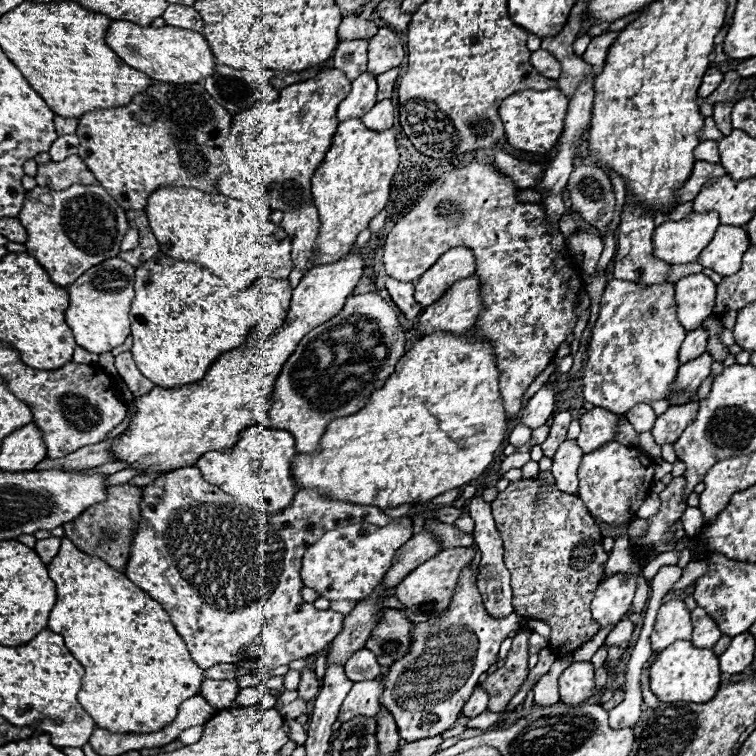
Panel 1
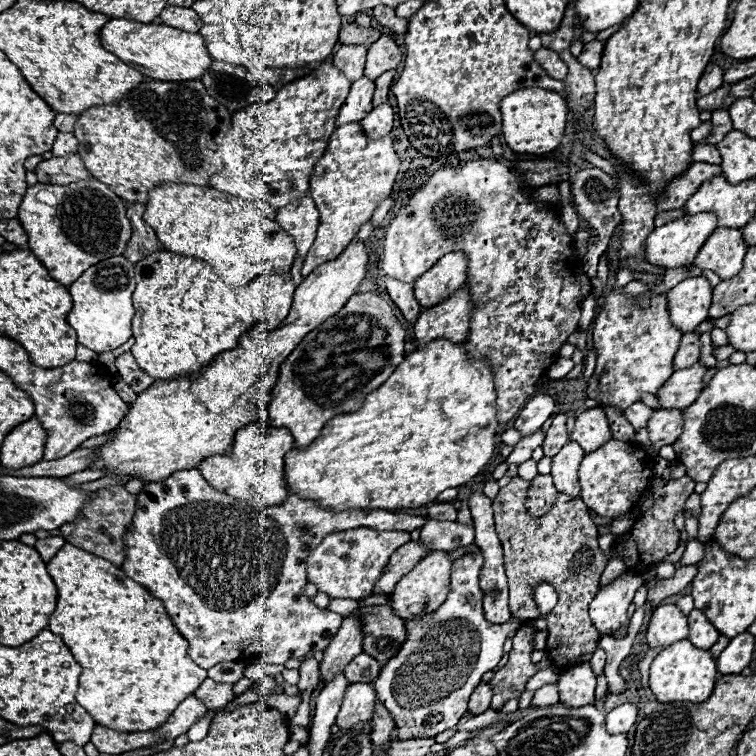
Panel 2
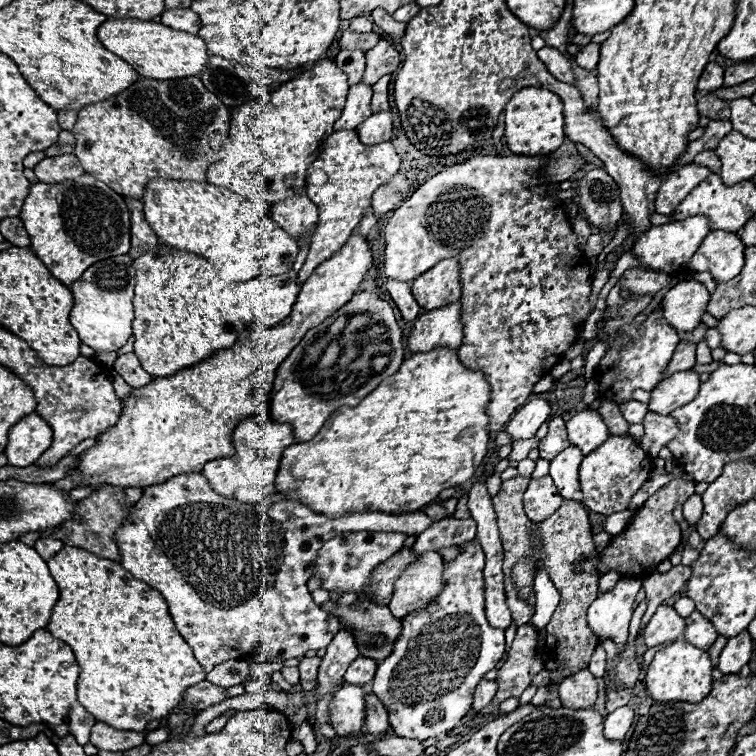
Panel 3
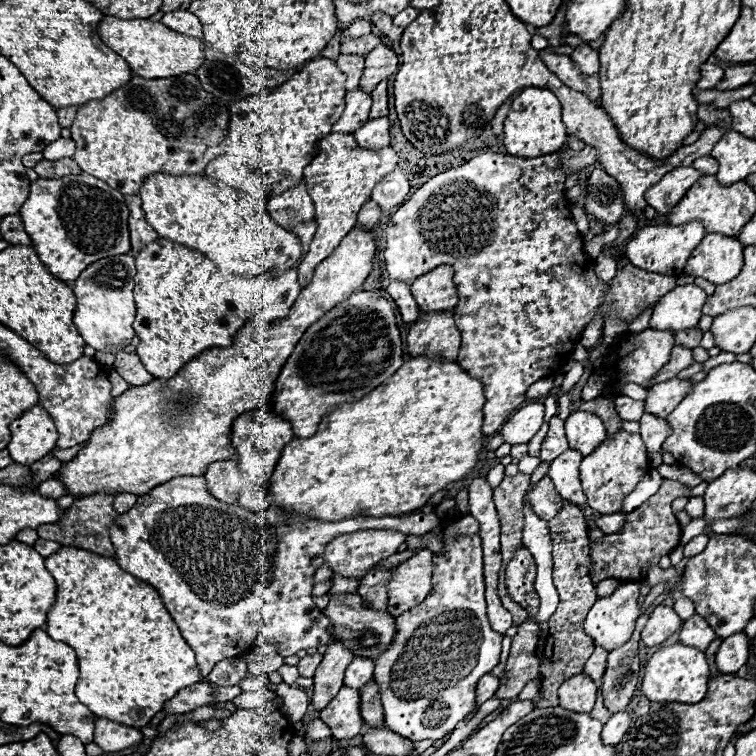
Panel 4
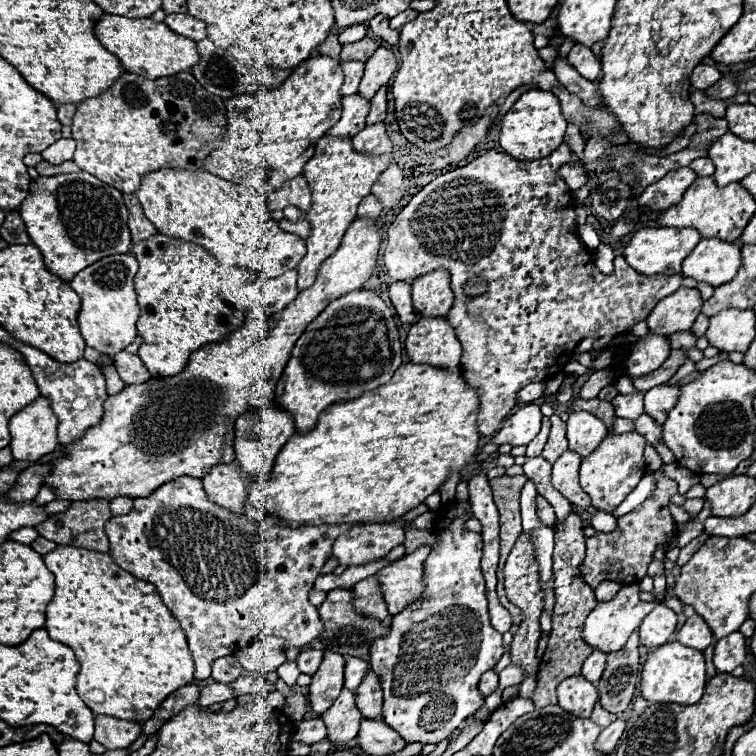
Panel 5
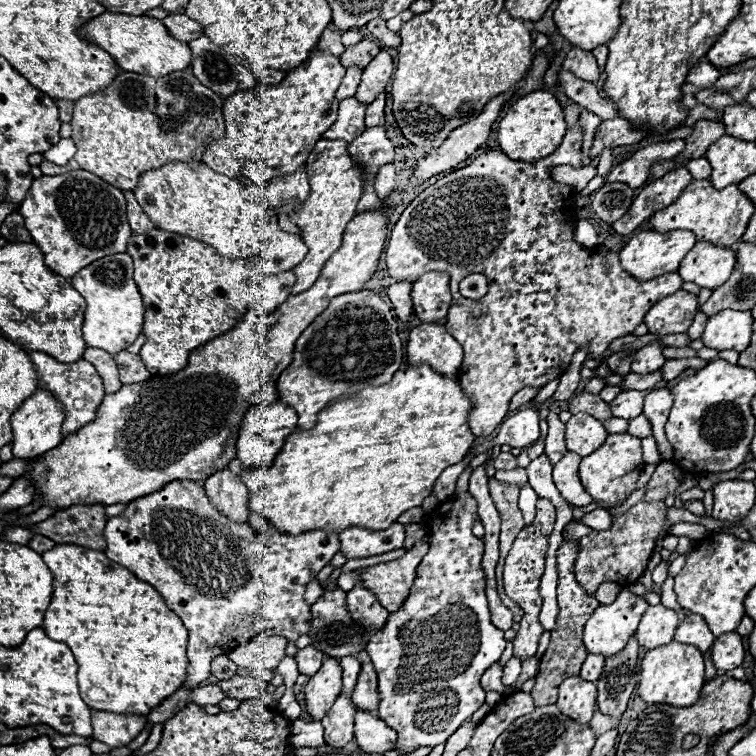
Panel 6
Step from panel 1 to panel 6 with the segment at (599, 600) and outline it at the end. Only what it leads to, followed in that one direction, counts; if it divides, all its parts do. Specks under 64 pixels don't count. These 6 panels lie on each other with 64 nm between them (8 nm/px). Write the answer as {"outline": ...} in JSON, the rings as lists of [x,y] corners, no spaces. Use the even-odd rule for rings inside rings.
{"outline":[[[624,588],[612,604],[600,604],[584,626],[584,646],[588,648],[588,652],[602,656],[614,656],[616,652],[622,652],[628,638],[636,632],[638,622],[648,606],[650,604],[644,598],[638,598],[628,588]]]}

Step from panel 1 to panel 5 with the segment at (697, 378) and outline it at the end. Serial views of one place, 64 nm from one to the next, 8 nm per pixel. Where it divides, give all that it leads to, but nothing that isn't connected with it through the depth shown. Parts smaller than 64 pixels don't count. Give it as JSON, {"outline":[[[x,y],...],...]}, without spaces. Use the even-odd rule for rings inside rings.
{"outline":[[[662,384],[662,386],[654,386],[644,394],[644,408],[646,414],[652,416],[656,422],[664,422],[670,408],[674,408],[676,400],[680,396],[680,386],[670,386],[670,384]]]}

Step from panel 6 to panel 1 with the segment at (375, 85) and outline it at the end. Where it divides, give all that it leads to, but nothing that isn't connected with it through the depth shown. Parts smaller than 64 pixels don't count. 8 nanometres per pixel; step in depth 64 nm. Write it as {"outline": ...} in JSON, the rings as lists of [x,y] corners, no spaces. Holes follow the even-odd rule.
{"outline":[[[382,26],[378,34],[370,38],[368,72],[378,76],[390,68],[400,66],[402,60],[404,60],[404,44],[400,36],[392,28]]]}

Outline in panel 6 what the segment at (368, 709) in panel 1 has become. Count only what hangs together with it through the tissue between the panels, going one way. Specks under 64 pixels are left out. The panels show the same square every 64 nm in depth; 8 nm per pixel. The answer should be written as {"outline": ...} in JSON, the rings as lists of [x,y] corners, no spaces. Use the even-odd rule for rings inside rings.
{"outline":[[[346,694],[338,696],[334,706],[322,718],[322,724],[326,728],[324,732],[326,744],[334,748],[342,748],[350,740],[354,740],[354,714],[356,714],[356,706],[352,704],[352,698]]]}

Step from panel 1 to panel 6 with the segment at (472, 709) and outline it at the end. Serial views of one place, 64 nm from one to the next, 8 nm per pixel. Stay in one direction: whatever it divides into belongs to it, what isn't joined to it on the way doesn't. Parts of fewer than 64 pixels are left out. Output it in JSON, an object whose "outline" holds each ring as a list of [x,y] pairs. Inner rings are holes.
{"outline":[[[494,664],[494,666],[490,666],[486,672],[484,672],[484,676],[482,676],[482,688],[484,688],[484,692],[504,692],[504,684],[502,684],[502,666],[500,664]]]}

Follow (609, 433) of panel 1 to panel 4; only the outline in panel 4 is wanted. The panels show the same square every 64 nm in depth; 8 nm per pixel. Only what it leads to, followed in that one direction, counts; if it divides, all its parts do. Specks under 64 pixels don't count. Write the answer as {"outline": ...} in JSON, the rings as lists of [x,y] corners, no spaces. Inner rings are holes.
{"outline":[[[574,412],[566,418],[566,436],[570,448],[582,452],[584,456],[592,454],[602,440],[608,438],[602,420],[592,412]]]}

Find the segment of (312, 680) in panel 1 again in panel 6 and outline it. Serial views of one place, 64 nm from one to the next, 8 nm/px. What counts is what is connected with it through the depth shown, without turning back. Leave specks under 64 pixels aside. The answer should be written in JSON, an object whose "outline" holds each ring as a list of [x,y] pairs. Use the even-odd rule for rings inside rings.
{"outline":[[[306,646],[306,648],[298,650],[294,658],[296,658],[296,662],[298,662],[298,670],[300,670],[300,674],[312,676],[312,674],[322,666],[324,654],[318,652],[314,646]]]}

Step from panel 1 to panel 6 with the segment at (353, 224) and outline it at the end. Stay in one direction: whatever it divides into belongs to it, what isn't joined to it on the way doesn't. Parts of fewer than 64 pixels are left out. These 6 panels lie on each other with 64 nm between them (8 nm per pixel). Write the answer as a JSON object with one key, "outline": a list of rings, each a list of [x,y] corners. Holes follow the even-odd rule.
{"outline":[[[318,140],[308,156],[306,172],[310,180],[310,198],[300,206],[296,224],[302,228],[302,240],[308,246],[308,254],[292,270],[296,274],[292,294],[300,294],[310,288],[326,260],[340,248],[344,228],[356,216],[356,204],[368,182],[366,170],[348,154],[348,142],[344,140]]]}

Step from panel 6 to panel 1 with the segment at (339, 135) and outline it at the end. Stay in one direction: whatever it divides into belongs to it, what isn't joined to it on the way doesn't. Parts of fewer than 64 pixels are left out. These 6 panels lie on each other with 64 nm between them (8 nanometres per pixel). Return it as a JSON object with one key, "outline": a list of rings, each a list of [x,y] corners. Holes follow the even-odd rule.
{"outline":[[[364,72],[352,80],[350,94],[338,106],[338,120],[364,116],[376,104],[376,78],[370,72]]]}

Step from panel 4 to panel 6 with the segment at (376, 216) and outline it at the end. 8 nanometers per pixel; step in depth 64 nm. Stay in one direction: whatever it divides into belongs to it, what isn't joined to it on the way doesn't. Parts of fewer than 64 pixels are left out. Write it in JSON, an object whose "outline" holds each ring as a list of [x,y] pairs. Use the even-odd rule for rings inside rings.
{"outline":[[[368,180],[364,194],[362,194],[362,198],[360,198],[360,202],[358,202],[358,212],[362,212],[362,210],[376,210],[376,208],[380,208],[380,198],[376,196],[376,192],[374,192],[373,180]]]}

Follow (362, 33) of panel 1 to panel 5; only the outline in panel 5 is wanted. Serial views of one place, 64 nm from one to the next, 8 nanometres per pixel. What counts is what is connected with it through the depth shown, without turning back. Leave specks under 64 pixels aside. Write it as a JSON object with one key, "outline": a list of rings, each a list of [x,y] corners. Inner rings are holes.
{"outline":[[[362,38],[360,42],[352,42],[352,44],[344,44],[342,52],[340,52],[340,60],[360,60],[366,62],[374,48],[378,48],[380,44],[374,38]]]}

